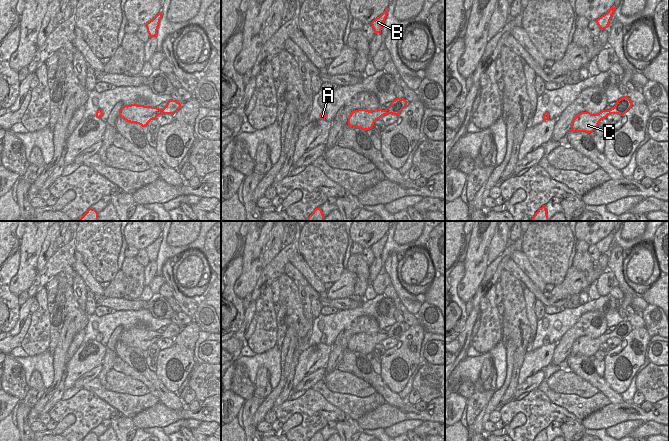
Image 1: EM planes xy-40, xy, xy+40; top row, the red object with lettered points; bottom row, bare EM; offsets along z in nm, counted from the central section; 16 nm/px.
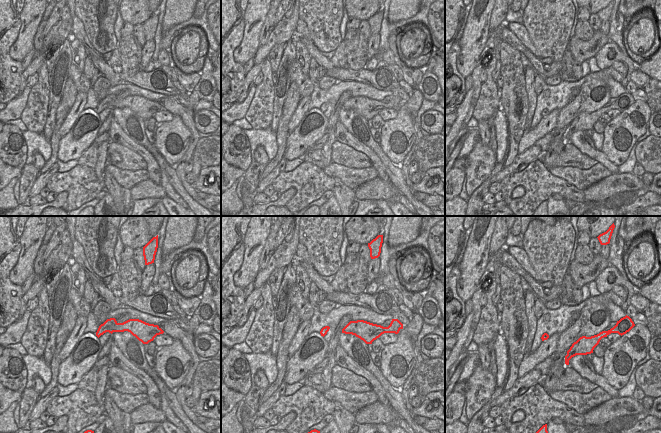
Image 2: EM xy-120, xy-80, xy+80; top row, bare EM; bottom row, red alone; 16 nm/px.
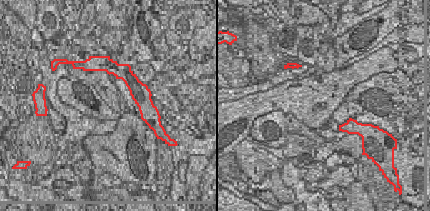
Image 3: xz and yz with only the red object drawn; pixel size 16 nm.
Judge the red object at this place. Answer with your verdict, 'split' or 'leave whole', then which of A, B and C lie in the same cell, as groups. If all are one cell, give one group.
leave whole | A B C

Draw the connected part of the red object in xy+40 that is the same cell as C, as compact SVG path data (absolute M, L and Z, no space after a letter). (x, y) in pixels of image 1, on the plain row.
M628 320L620 322L615 330L609 334L602 334L598 338L591 338L590 336L579 337L572 345L571 356L586 356L591 357L597 351L599 346L610 338L619 338L623 340L631 331L633 327Z

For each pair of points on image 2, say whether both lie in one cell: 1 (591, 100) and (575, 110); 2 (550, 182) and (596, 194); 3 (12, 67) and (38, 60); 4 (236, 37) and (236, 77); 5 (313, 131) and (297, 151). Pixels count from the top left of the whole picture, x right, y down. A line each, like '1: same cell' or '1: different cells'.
1: same cell
2: different cells
3: different cells
4: same cell
5: same cell

